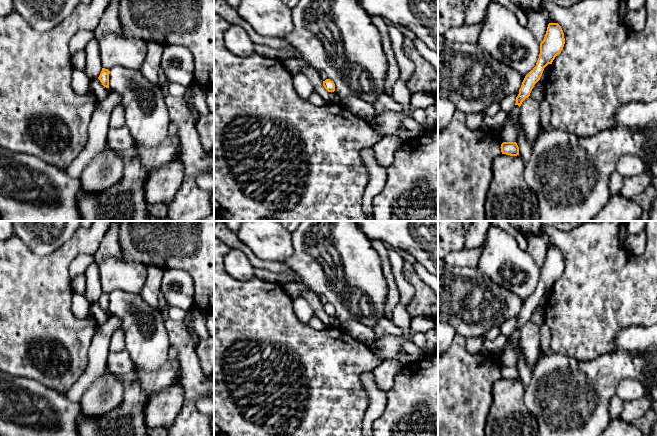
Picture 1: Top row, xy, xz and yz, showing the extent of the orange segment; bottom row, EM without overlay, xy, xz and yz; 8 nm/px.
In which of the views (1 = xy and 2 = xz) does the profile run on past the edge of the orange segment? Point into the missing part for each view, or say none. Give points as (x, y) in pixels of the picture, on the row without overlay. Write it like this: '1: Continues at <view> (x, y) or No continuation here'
1: No continuation here
2: No continuation here

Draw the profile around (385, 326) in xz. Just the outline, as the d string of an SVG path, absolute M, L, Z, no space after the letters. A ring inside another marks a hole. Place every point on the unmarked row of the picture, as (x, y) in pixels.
M387 317L380 318L373 330L376 334L377 340L382 339L387 335L402 335L402 329L397 326L392 319Z

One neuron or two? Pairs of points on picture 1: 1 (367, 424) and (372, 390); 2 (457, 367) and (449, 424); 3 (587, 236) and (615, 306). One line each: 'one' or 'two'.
1: one
2: one
3: one

